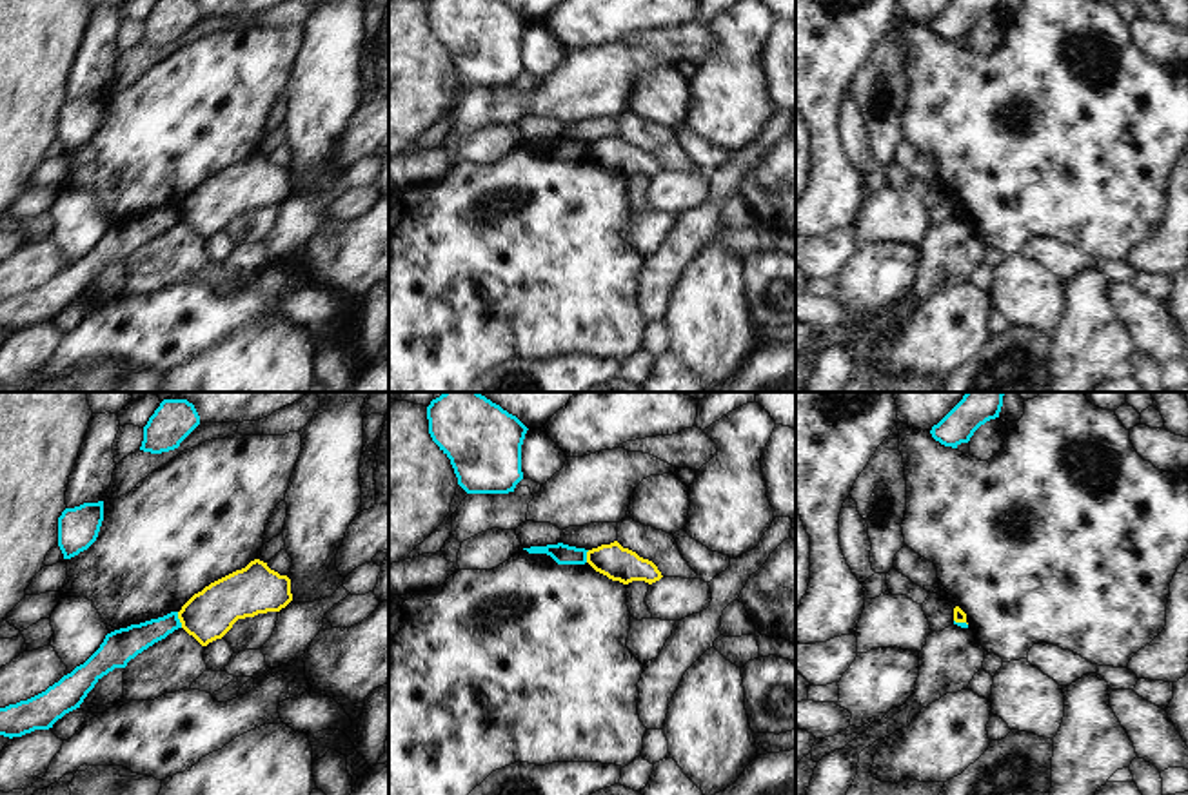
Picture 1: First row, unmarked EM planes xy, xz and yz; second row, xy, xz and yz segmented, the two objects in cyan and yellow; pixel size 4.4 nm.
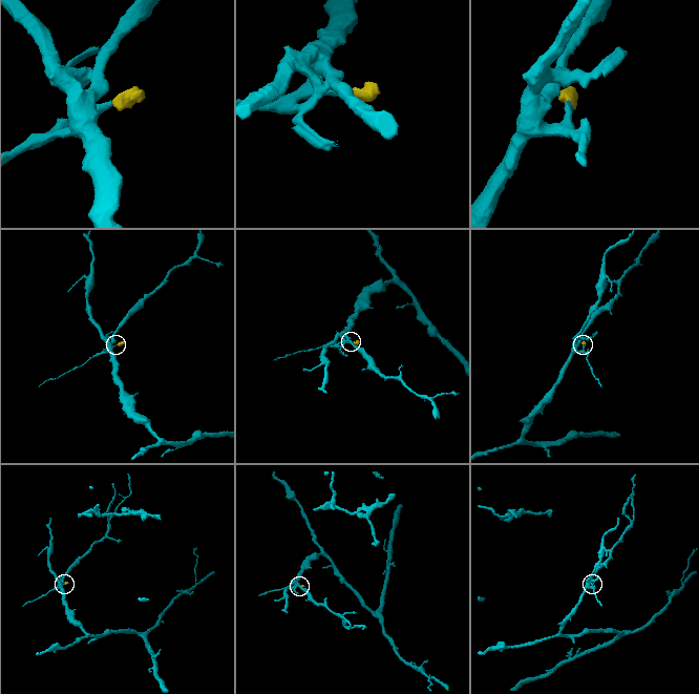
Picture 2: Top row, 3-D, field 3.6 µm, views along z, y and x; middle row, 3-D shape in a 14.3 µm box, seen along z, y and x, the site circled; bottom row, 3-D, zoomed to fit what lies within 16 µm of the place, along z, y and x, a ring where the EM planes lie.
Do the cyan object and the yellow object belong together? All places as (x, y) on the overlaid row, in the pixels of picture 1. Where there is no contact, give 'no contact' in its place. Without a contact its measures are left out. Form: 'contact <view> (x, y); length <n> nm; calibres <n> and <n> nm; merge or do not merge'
contact xy (178, 619); length 80 nm; calibres 140 and 220 nm; do not merge

